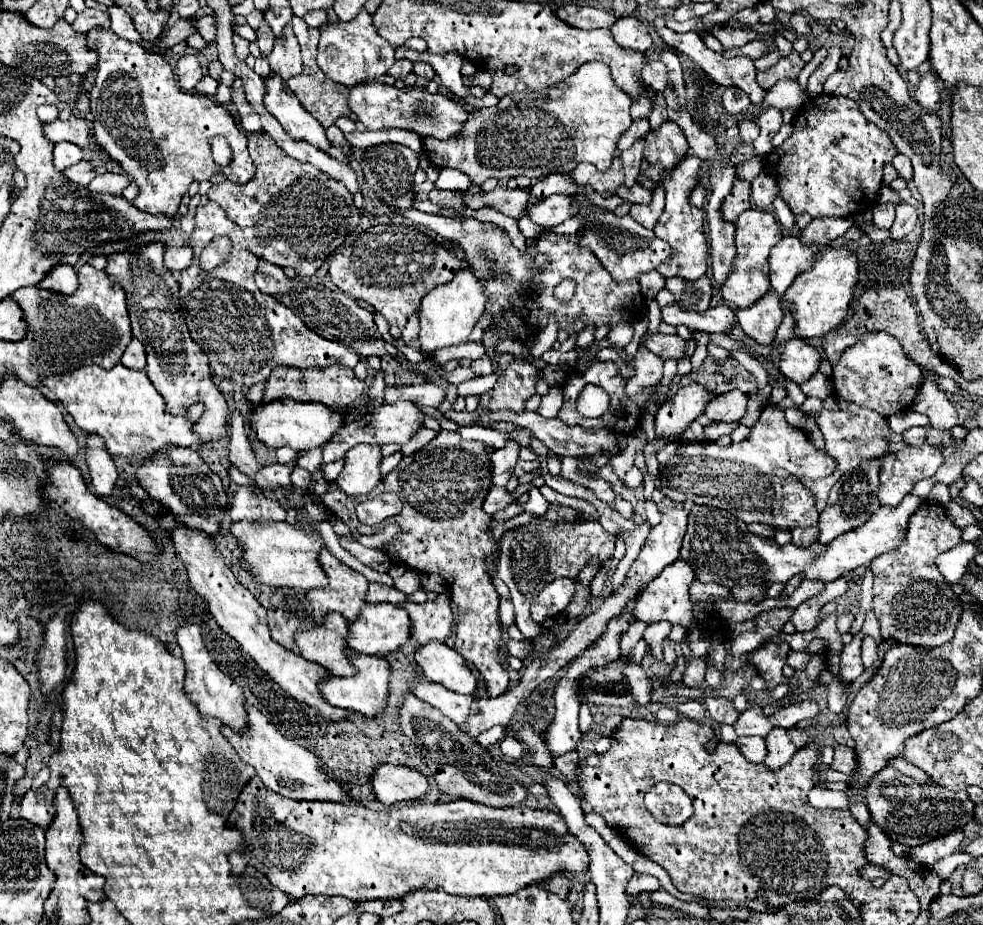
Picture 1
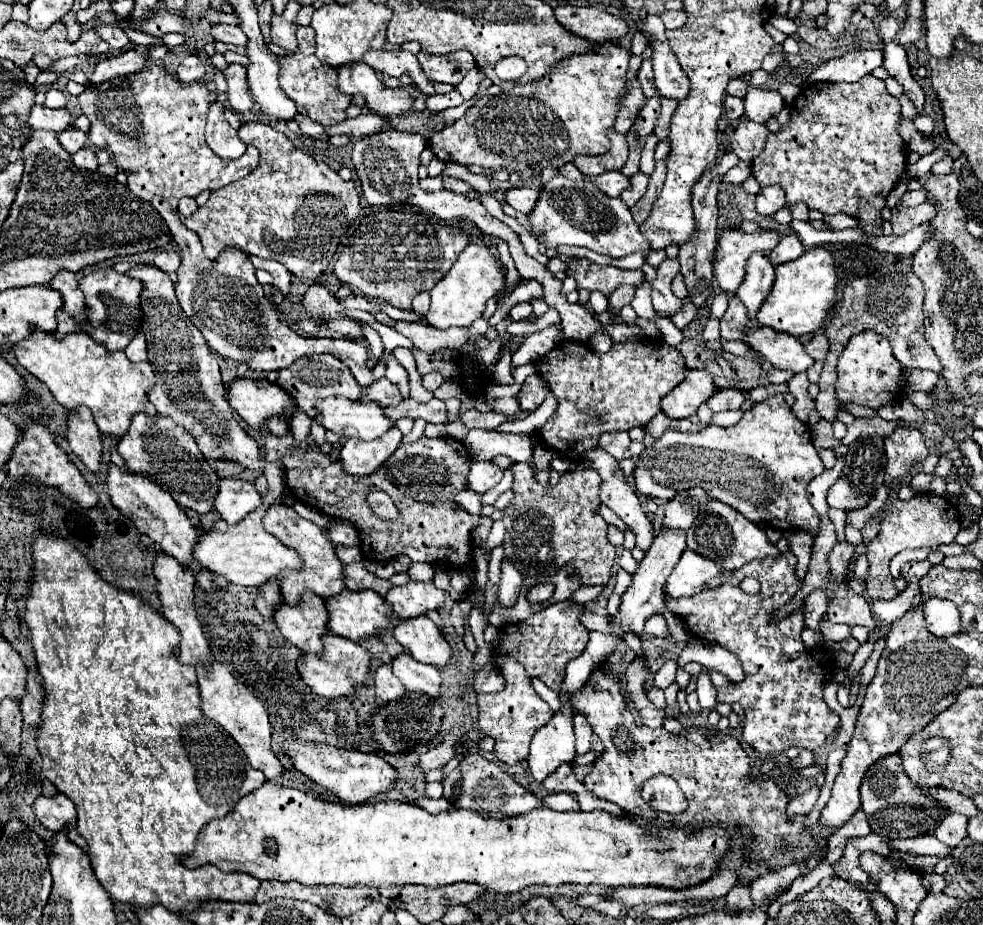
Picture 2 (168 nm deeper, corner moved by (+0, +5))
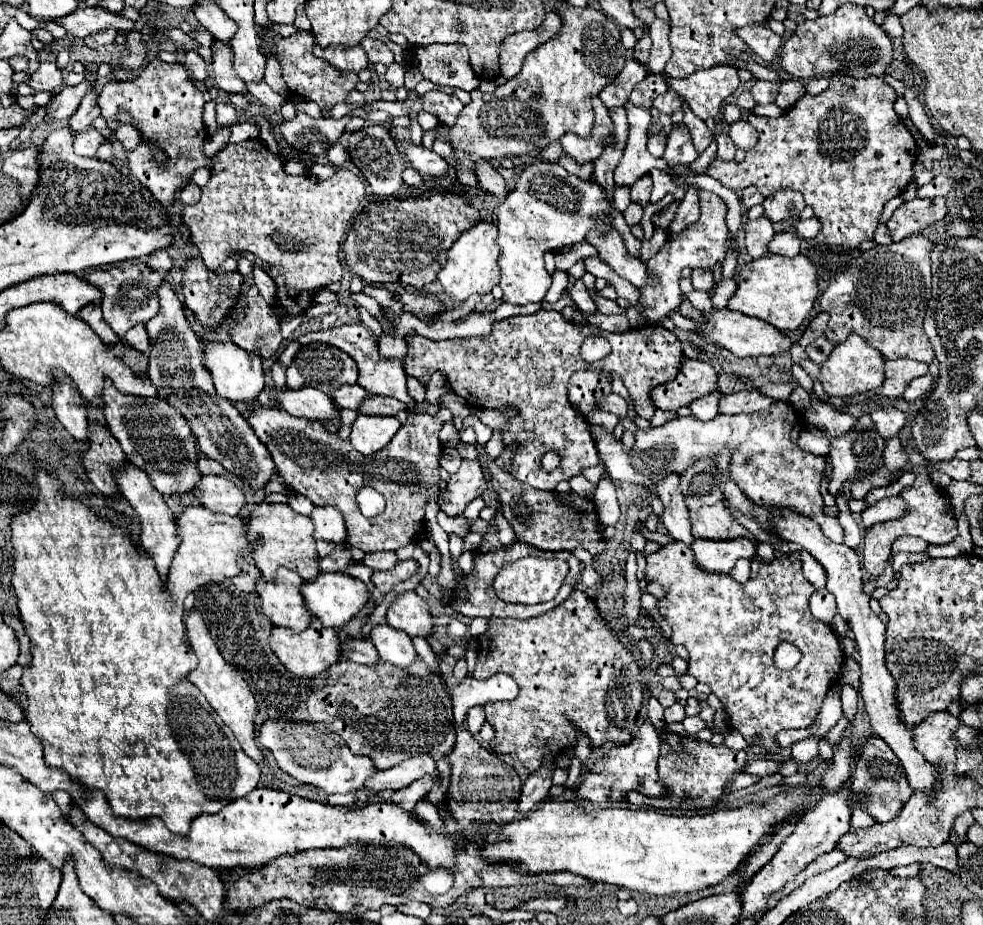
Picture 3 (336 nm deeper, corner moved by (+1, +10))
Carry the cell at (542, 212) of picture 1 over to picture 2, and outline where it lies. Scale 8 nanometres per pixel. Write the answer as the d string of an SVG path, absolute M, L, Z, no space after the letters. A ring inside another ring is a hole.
M520 186L520 188L510 188L504 192L504 200L518 212L528 214L532 212L536 198L538 198L538 188L536 186Z

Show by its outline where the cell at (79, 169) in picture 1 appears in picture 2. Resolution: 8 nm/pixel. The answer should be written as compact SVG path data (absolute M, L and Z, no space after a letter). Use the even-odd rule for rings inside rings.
M80 148L78 152L72 154L72 162L74 162L74 166L86 168L90 172L94 172L98 168L98 158L96 158L94 148Z

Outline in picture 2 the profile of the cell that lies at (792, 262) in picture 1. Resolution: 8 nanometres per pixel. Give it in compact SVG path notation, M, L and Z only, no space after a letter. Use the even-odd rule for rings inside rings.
M790 234L790 236L784 236L778 246L770 252L770 260L774 266L778 264L784 264L784 262L790 262L790 260L796 260L804 254L804 246L802 242L798 240L796 234Z

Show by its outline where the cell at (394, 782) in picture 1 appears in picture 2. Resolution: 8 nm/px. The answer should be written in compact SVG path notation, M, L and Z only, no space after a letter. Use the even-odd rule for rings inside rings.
M292 740L282 744L282 754L290 758L294 768L302 772L306 778L332 792L344 804L362 804L368 798L384 792L390 784L394 784L398 772L388 762L384 762L378 754L364 754L360 750L342 750L332 744L314 744L306 740Z

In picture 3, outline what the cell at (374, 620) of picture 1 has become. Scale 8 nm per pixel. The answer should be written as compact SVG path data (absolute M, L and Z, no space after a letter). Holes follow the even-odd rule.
M323 573L319 579L315 579L315 583L303 583L303 597L305 603L311 607L309 611L321 621L323 627L341 629L369 603L371 595L361 579L345 573Z

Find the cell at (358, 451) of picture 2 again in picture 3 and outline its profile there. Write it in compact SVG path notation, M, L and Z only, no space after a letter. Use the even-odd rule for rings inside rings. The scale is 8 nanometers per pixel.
M361 415L351 425L351 445L361 455L373 455L379 449L383 449L393 435L399 431L401 423L397 417L369 417Z

